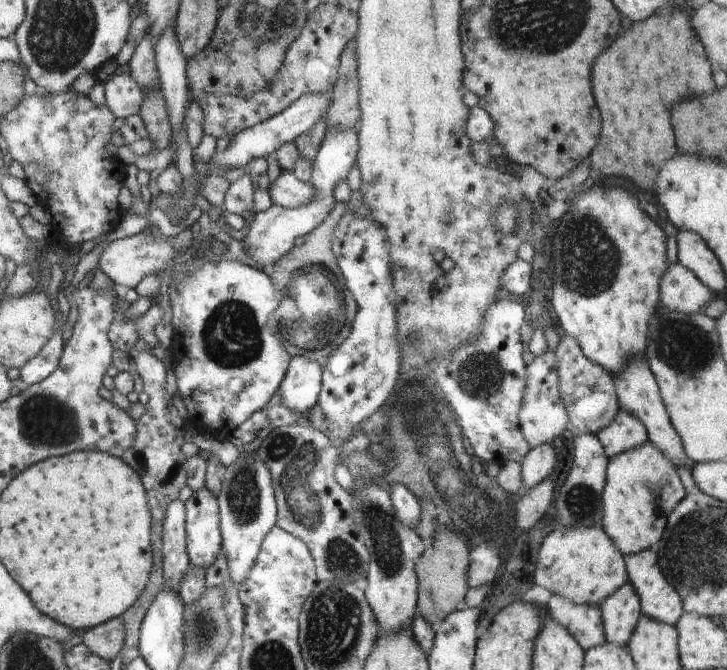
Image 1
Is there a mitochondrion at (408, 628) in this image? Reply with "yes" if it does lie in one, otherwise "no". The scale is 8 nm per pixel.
no

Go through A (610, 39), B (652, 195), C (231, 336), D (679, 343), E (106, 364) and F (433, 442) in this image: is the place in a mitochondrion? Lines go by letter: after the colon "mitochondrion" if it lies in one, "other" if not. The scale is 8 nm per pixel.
A: other
B: other
C: mitochondrion
D: mitochondrion
E: other
F: mitochondrion

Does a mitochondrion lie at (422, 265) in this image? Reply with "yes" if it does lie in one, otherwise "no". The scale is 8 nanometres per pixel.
no

